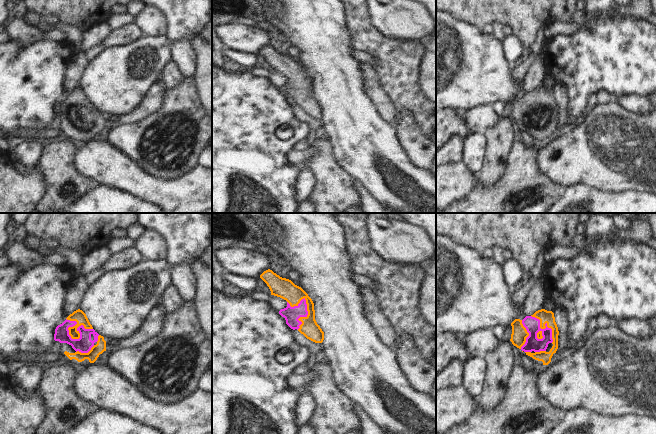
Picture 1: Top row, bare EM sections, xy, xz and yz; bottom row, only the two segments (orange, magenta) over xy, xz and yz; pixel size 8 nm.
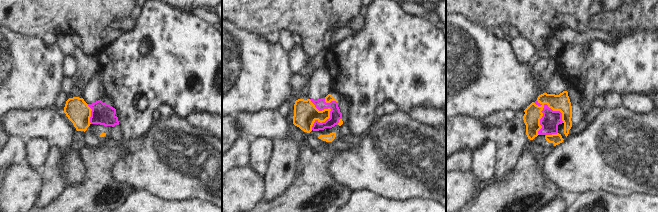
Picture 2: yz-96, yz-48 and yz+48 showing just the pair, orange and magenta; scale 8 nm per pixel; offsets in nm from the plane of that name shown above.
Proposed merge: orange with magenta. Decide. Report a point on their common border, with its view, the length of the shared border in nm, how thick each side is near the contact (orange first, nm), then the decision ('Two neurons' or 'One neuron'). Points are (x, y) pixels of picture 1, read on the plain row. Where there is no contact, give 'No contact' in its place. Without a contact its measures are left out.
Touches orange at yz (545, 103). Shared border 280 nm. Thickness 100 nm (orange) against 120 nm. One neuron

